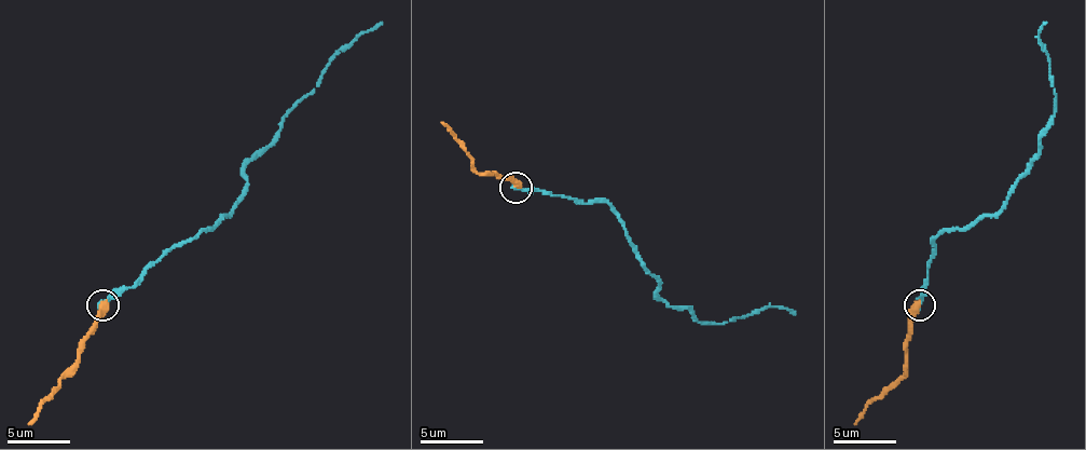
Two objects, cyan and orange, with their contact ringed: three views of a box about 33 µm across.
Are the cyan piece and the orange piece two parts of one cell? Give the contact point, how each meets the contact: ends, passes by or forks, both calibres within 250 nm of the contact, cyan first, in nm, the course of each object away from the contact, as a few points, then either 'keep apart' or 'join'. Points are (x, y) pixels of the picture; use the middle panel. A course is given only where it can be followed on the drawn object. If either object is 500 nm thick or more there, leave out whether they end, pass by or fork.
place (516, 187); calibres 360 and 550 nm; course cyan (514, 188), (604, 201), (661, 283), (658, 296), (699, 322), (718, 325), (769, 305), (794, 315); course orange (514, 185), (509, 178), (477, 172), (442, 121); join

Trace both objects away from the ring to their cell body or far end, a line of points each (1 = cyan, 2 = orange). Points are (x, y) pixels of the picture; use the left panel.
1: (101, 305), (172, 248), (225, 217), (248, 181), (245, 166), (270, 144), (286, 116), (330, 62), (381, 23)
2: (101, 305), (96, 330), (29, 423)

